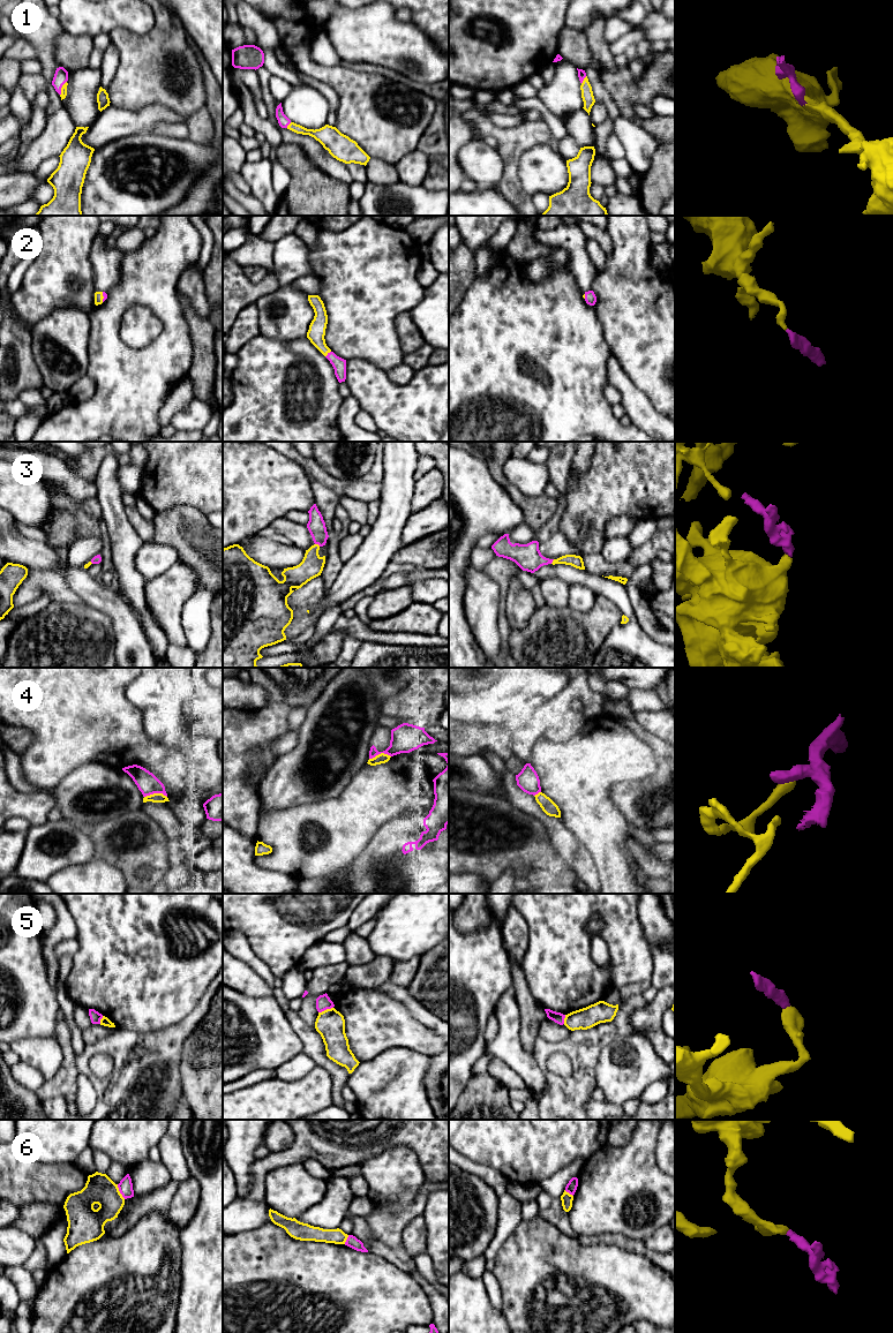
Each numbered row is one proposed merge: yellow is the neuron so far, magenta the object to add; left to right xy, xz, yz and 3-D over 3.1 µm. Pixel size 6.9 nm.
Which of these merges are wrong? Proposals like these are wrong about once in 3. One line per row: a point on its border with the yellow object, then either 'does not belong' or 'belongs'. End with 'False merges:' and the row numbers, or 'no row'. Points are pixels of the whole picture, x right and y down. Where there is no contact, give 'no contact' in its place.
1: xy (61, 88) | belongs
2: xz (327, 354) | belongs
3: xz (317, 544) | belongs
4: xy (155, 793) | does not belong
5: xz (325, 1010) | does not belong
6: xy (119, 1191) | does not belong
False merges: 4, 5, 6

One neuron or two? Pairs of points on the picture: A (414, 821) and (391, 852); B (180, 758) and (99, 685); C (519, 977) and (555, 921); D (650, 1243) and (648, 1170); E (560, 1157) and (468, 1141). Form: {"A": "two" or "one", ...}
{"A": "one", "B": "one", "C": "two", "D": "two", "E": "one"}

